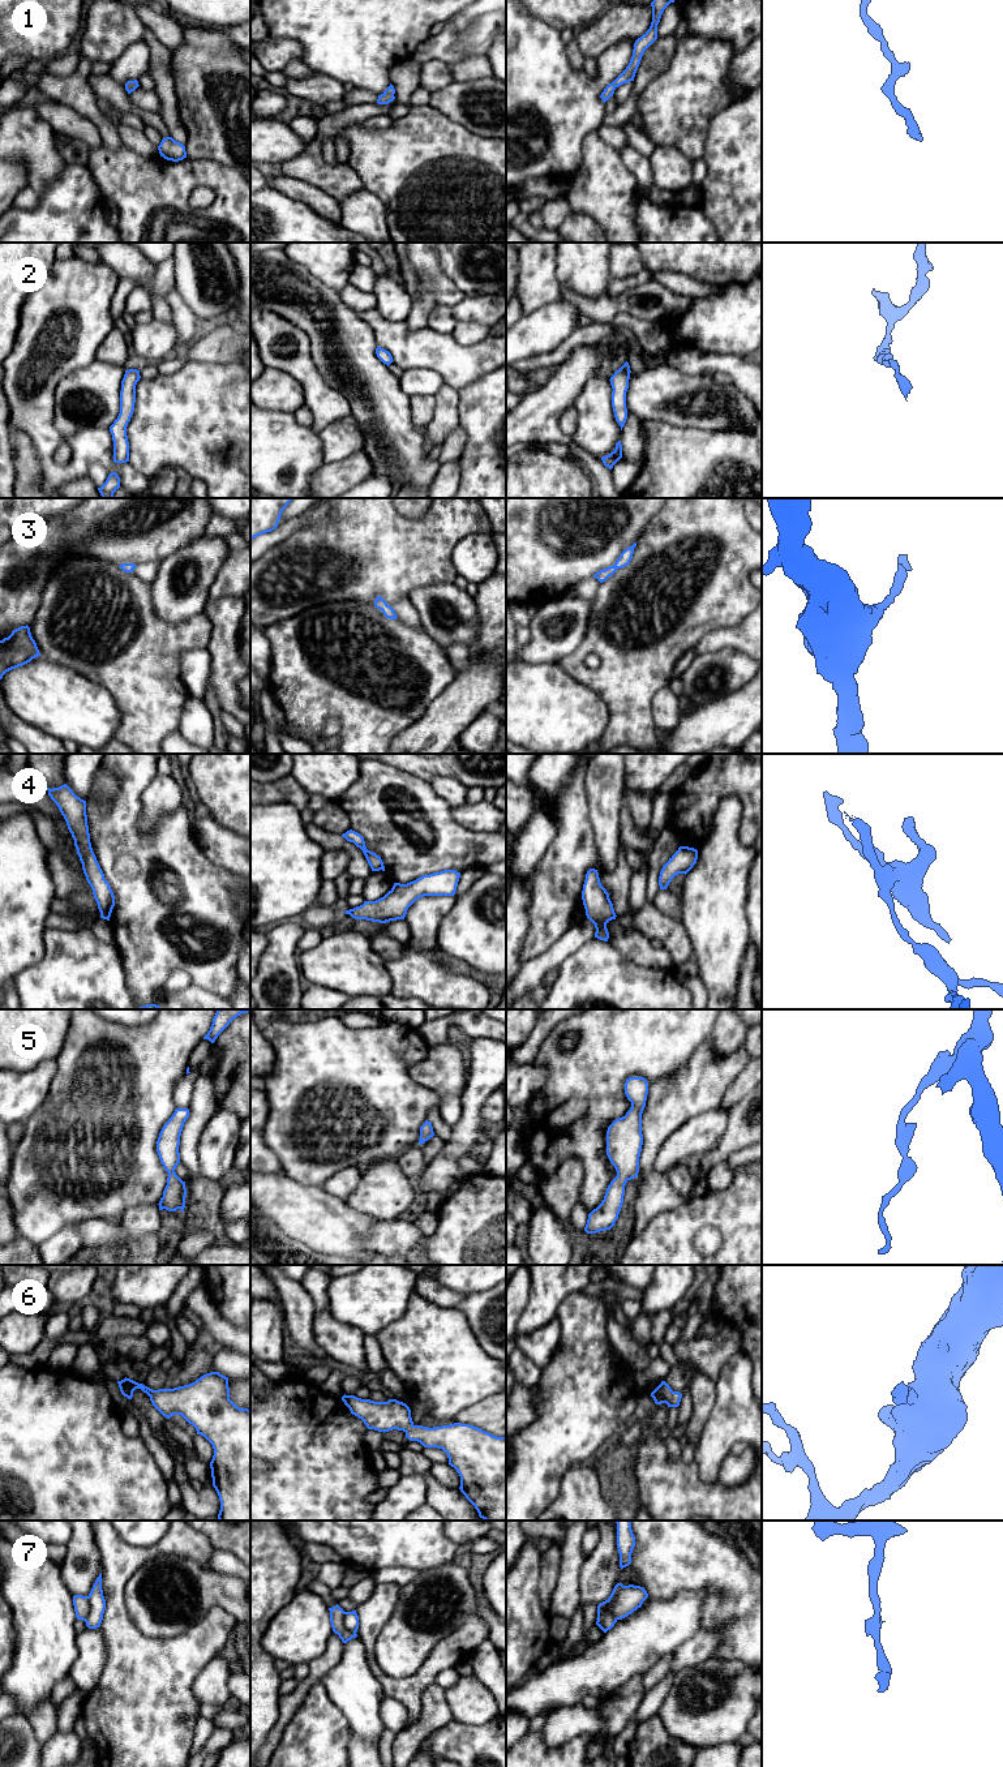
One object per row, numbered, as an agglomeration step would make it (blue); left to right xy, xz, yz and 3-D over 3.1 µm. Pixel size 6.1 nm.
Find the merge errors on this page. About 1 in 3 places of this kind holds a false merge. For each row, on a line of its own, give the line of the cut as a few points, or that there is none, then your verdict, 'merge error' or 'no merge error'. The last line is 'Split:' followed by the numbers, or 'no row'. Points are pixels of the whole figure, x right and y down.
1: no cut | no merge error
2: no cut | no merge error
3: no cut | no merge error
4: no cut | no merge error
5: no cut | no merge error
6: no cut | no merge error
7: xz (344, 1612), (344, 1626), (355, 1633) | merge error
Split: 7

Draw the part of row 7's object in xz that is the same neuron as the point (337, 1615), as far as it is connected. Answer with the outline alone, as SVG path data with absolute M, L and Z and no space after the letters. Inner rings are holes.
M338 1604L333 1608L329 1608L329 1611L330 1611L330 1622L333 1631L339 1635L343 1643L347 1643L352 1638L357 1637L356 1633L346 1629L344 1626L346 1612Z

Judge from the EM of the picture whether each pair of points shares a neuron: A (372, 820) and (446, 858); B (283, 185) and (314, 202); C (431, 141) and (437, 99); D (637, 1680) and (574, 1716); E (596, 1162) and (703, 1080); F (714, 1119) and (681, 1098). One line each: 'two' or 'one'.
A: one
B: one
C: two
D: one
E: two
F: two

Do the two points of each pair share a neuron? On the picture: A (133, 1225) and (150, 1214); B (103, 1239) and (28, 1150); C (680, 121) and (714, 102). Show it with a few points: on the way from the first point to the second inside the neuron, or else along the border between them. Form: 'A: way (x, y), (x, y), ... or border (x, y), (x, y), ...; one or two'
A: way (137, 1222), (146, 1218); one
B: border (116, 1221), (88, 1218), (78, 1222); two
C: way (688, 114), (699, 102), (706, 102); one

